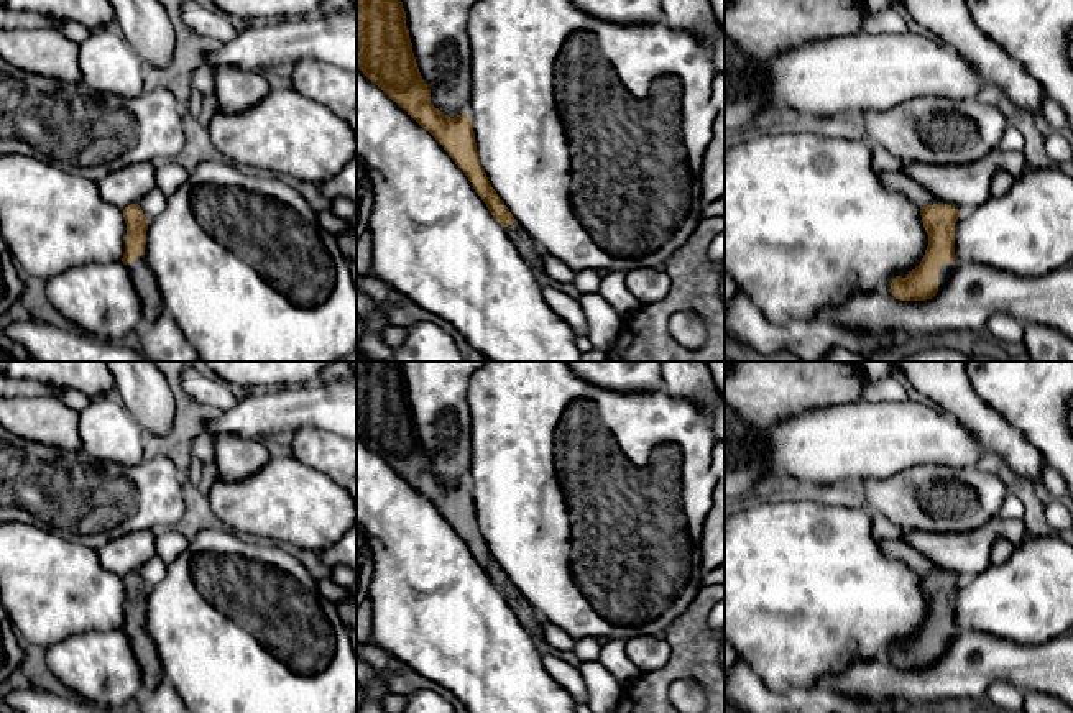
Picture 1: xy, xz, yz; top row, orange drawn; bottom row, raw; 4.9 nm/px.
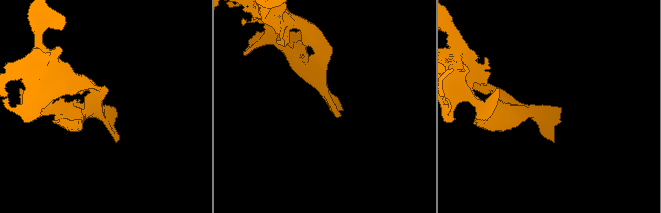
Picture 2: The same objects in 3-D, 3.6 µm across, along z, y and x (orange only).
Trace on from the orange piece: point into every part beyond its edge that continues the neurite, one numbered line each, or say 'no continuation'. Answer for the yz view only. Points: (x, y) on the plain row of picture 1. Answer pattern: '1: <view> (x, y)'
1: yz (944, 641)

